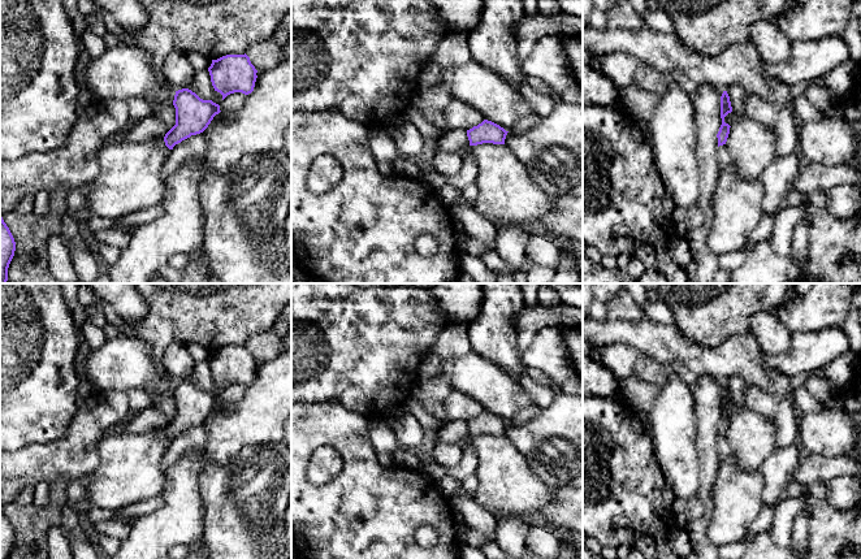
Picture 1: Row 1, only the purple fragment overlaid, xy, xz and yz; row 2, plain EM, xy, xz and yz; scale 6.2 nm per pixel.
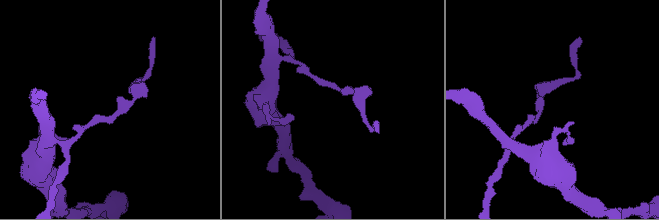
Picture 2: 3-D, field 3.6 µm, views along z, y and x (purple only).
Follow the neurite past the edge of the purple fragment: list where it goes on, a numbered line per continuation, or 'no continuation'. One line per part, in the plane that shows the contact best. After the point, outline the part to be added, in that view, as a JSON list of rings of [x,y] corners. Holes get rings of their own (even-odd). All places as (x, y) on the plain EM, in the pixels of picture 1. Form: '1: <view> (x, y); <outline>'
no continuation

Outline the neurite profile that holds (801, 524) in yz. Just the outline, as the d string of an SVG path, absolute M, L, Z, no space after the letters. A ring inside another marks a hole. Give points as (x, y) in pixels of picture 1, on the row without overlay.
M806 512L799 514L792 524L792 546L797 552L806 552L809 546L810 519Z

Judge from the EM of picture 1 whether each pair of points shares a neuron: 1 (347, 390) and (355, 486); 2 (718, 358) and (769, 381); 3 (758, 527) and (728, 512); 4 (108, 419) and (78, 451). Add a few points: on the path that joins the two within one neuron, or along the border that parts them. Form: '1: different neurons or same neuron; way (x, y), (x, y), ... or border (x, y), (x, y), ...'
1: different neurons; border (319, 401), (338, 401), (347, 408), (370, 416)
2: same neuron; way (731, 359), (741, 359), (756, 373)
3: different neurons; border (762, 506), (745, 536)
4: same neuron; way (100, 425), (82, 443)

